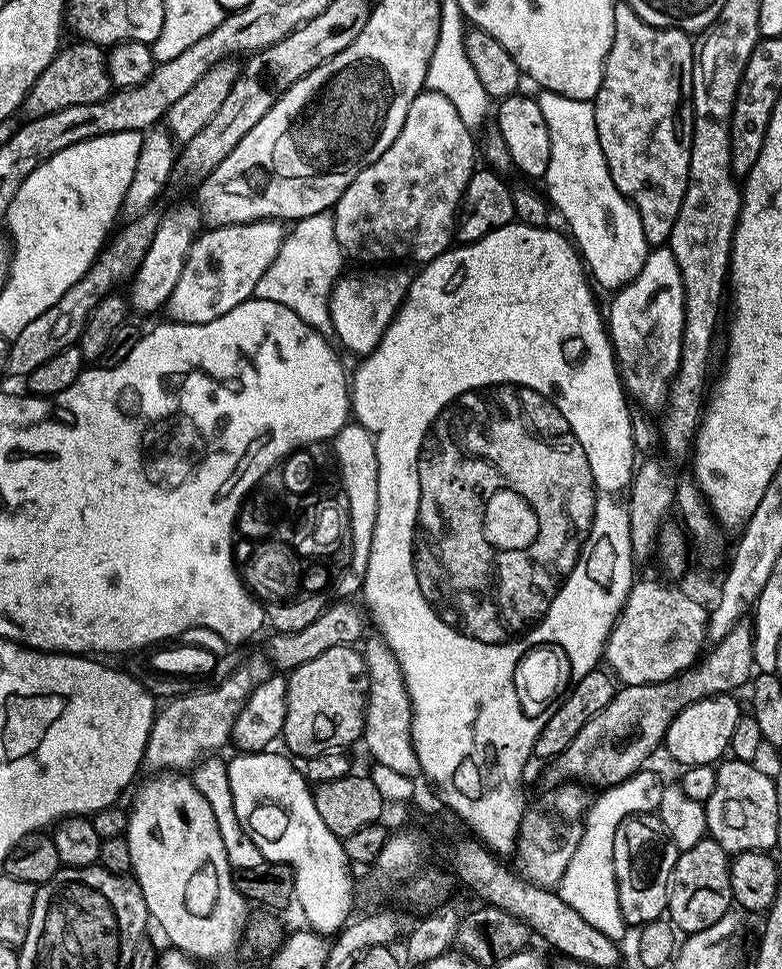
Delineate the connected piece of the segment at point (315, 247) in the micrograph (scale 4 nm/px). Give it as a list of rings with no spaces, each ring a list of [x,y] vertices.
[[[332,212],[314,214],[310,218],[295,221],[287,229],[284,242],[278,250],[278,258],[270,264],[270,270],[258,278],[255,299],[279,302],[294,310],[302,322],[306,322],[323,336],[333,335],[331,320],[332,288],[345,271],[346,257],[338,238],[334,234]]]

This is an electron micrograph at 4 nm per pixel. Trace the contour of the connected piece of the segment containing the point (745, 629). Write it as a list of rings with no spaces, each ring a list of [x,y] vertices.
[[[751,619],[739,620],[730,634],[711,648],[712,653],[710,650],[695,667],[677,680],[617,687],[608,705],[598,710],[598,714],[594,714],[594,718],[578,730],[574,742],[566,746],[564,753],[547,765],[547,783],[555,786],[573,780],[585,786],[611,786],[630,778],[647,765],[644,763],[651,758],[652,751],[663,745],[670,722],[682,709],[702,698],[735,693],[735,688],[742,687],[744,683],[745,687],[753,679],[754,634]]]

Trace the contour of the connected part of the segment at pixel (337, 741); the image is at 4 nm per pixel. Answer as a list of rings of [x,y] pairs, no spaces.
[[[334,646],[334,650],[326,650],[326,654],[318,654],[318,658],[310,658],[310,662],[291,669],[286,679],[288,693],[282,744],[285,744],[283,747],[293,757],[307,758],[327,752],[348,750],[355,740],[357,743],[363,737],[364,715],[368,706],[368,670],[363,651],[352,646]]]

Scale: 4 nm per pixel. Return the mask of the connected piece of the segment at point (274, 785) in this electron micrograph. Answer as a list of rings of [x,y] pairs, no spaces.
[[[265,750],[262,752],[240,752],[236,754],[233,760],[227,761],[228,765],[228,781],[230,782],[230,794],[234,798],[234,814],[238,814],[238,822],[242,826],[242,830],[246,830],[246,834],[250,834],[250,842],[254,842],[254,846],[258,846],[258,850],[262,850],[265,861],[271,864],[285,864],[286,867],[292,868],[291,875],[295,881],[294,900],[298,905],[300,903],[300,912],[304,915],[304,920],[309,929],[318,932],[322,936],[329,938],[335,937],[346,924],[349,923],[352,912],[352,869],[348,856],[344,850],[344,841],[341,837],[334,834],[334,830],[330,830],[330,826],[326,826],[326,822],[322,822],[322,814],[318,814],[318,806],[313,791],[310,789],[309,781],[306,779],[303,771],[299,767],[296,768],[291,764],[293,761],[289,759],[283,751],[272,752],[276,750]]]

